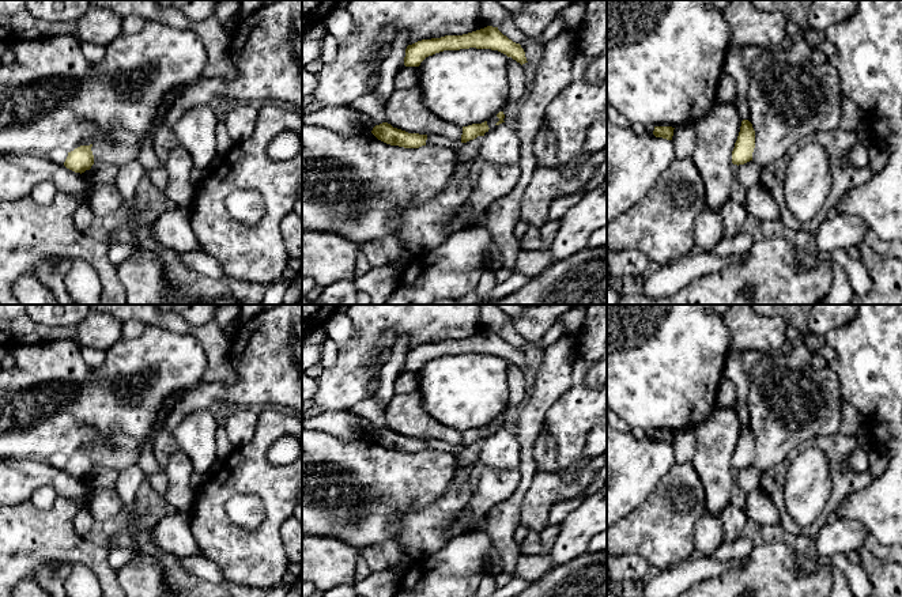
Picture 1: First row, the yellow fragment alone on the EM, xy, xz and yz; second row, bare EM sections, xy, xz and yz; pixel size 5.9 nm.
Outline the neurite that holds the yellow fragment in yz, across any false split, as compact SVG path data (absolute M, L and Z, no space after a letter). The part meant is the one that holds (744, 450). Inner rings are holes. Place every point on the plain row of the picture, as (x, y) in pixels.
M743 424L735 453L732 456L732 468L739 471L752 465L754 453L755 435L748 424Z

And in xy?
M93 449L80 450L73 456L68 457L64 471L75 477L84 477L94 469L94 460L91 456Z

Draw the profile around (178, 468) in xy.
M177 449L165 465L165 472L167 475L165 499L181 513L190 511L195 500L195 492L189 484L193 473L190 460L184 451Z

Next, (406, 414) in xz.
M418 390L395 394L385 411L385 424L393 432L408 438L441 439L461 446L463 431L438 423L423 405Z

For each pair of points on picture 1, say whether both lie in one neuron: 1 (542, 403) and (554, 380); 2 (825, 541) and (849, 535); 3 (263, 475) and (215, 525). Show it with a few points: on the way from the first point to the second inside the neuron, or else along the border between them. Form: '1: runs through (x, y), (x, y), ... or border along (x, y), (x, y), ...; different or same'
1: runs through (542, 397), (550, 385); same
2: runs through (830, 540), (834, 536), (844, 535); same
3: runs through (245, 475), (215, 502), (215, 507); same

